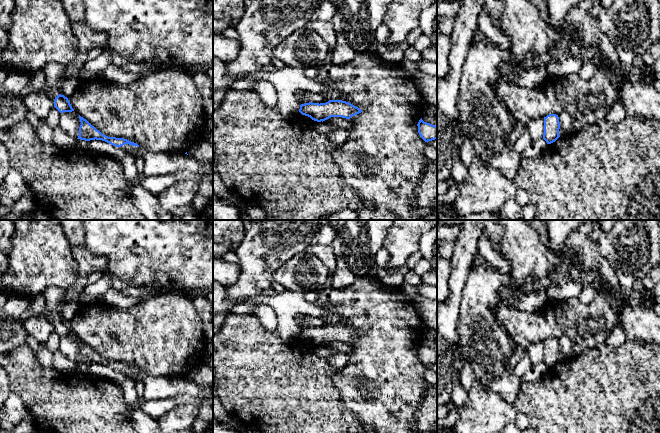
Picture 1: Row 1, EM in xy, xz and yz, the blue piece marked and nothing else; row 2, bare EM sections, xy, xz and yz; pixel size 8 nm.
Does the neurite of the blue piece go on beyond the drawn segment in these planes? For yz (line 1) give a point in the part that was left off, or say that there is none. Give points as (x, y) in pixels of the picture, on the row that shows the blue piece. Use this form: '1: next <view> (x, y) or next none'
1: next none

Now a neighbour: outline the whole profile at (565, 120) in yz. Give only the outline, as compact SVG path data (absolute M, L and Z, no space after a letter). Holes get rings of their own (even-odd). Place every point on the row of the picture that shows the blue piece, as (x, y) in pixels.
M563 111L559 115L560 128L562 128L567 134L573 132L572 122L573 118L569 115L568 112Z

